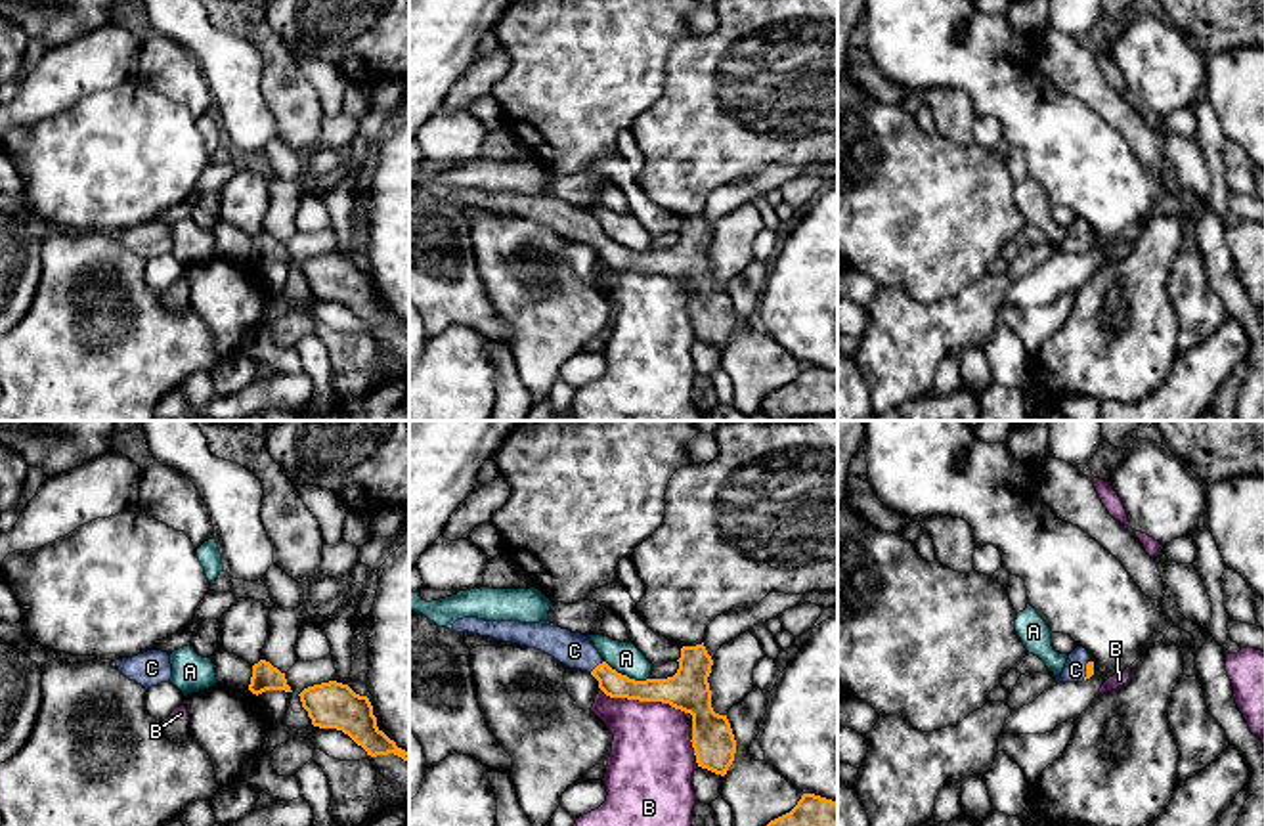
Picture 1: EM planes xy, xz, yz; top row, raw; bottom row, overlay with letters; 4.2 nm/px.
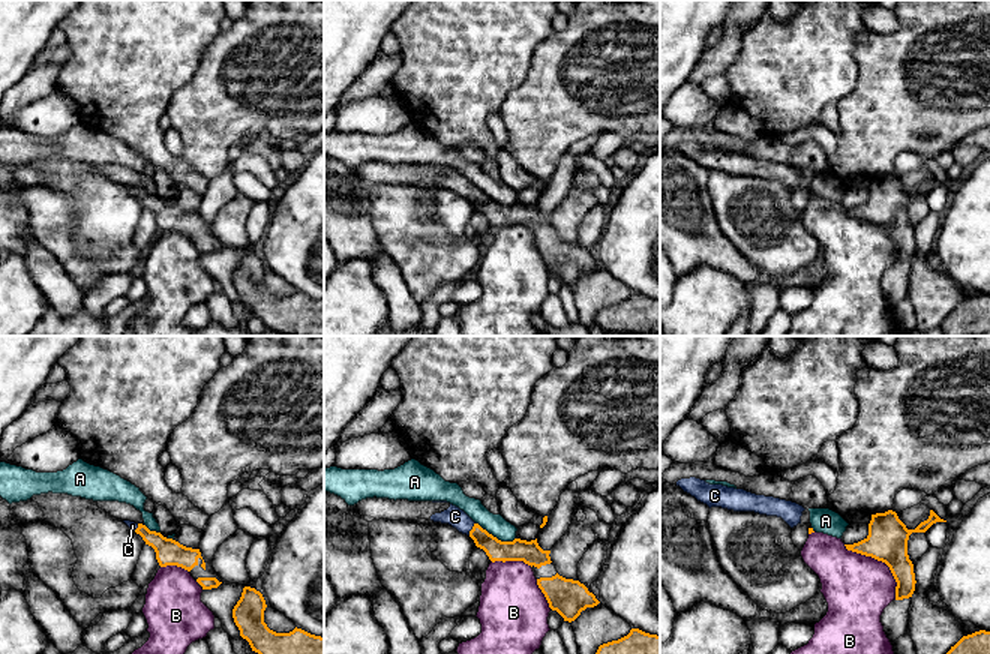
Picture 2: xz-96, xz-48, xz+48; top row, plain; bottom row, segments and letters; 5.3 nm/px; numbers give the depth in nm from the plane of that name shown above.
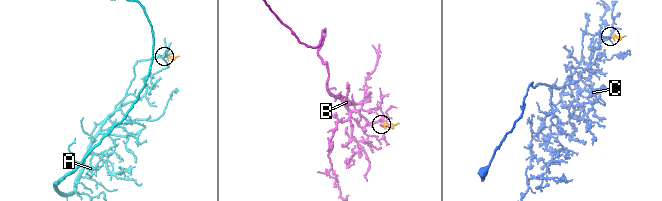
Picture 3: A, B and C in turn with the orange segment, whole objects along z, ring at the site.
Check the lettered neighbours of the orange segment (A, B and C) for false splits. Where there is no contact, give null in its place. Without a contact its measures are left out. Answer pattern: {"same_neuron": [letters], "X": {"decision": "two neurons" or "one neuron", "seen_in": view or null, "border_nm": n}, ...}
{"same_neuron": ["C"], "A": {"decision": "two neurons", "seen_in": "xz", "border_nm": 200}, "B": {"decision": "two neurons", "seen_in": "xz", "border_nm": 380}, "C": {"decision": "one neuron", "seen_in": "xz", "border_nm": 80}}

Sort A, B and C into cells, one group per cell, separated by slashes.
A / B / C

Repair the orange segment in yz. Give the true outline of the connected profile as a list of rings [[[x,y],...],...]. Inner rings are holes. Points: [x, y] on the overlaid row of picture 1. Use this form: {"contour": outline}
{"contour": [[[1077,646],[1056,683],[1082,683],[1094,675],[1094,662],[1086,648]]]}

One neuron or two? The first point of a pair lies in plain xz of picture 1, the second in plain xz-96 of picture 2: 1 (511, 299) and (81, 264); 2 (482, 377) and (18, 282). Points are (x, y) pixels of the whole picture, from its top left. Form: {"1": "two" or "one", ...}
{"1": "one", "2": "one"}

